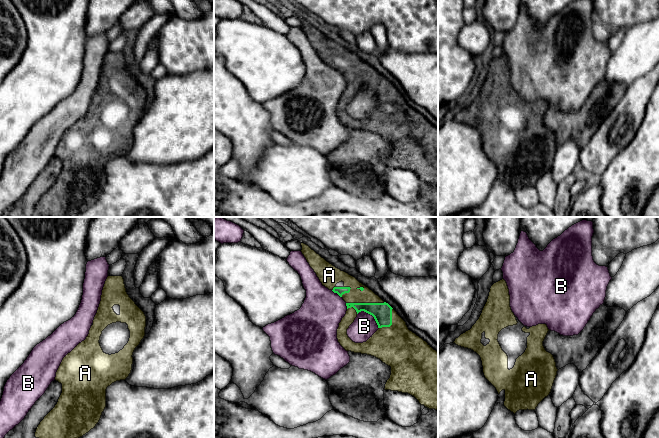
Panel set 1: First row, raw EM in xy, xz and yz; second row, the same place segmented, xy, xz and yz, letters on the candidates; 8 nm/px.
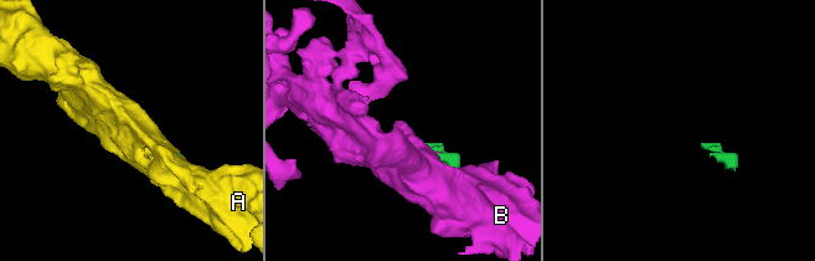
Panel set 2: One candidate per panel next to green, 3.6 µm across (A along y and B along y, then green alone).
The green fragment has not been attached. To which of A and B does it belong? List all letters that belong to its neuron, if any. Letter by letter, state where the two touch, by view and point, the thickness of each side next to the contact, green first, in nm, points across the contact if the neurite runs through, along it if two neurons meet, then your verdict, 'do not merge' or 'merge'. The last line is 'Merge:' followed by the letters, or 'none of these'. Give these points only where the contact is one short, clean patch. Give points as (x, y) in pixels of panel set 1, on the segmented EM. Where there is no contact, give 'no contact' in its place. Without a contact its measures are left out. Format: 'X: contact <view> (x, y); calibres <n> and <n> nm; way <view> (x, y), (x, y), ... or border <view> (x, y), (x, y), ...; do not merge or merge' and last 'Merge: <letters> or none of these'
A: contact xz (365, 303); calibres 160 and 120 nm; merge
B: contact xz (371, 314); calibres 160 and 190 nm; do not merge
Merge: A

